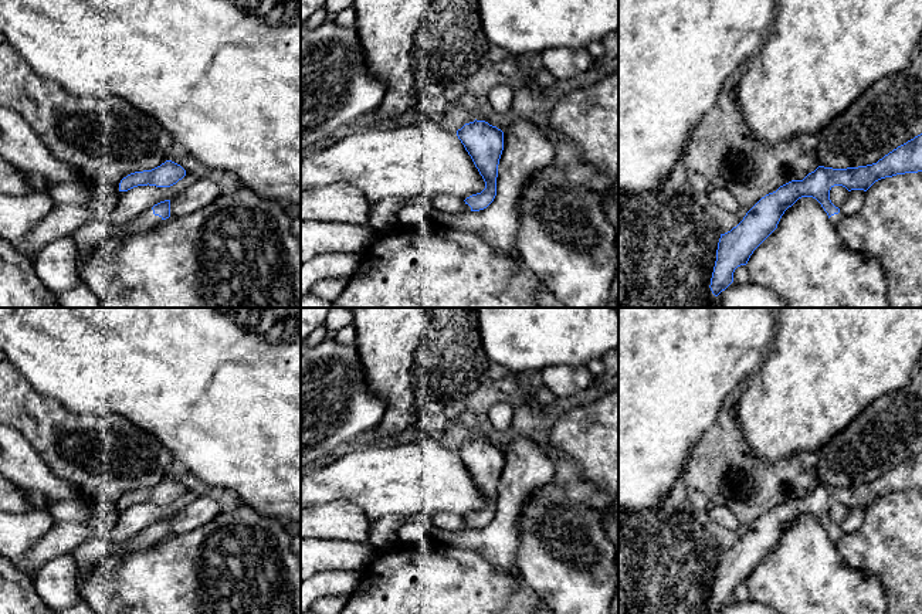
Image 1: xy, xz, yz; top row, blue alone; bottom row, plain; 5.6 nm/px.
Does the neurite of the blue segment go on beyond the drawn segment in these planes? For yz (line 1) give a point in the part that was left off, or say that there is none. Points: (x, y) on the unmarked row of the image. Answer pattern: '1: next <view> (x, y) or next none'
1: next yz (836, 536)

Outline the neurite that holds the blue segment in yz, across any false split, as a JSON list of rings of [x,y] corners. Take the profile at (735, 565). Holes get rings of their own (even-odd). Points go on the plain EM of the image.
[[[922,451],[898,464],[877,481],[833,486],[818,484],[803,498],[792,498],[762,515],[731,549],[721,552],[711,608],[718,614],[733,600],[738,584],[746,583],[753,569],[777,546],[784,529],[801,515],[816,516],[833,543],[838,545],[844,532],[830,518],[830,508],[843,503],[848,509],[867,509],[875,499],[905,491],[922,489]]]

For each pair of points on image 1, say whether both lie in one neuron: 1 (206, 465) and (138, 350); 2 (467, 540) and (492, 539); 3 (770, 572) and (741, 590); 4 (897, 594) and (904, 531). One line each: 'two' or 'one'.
1: one
2: one
3: two
4: one

